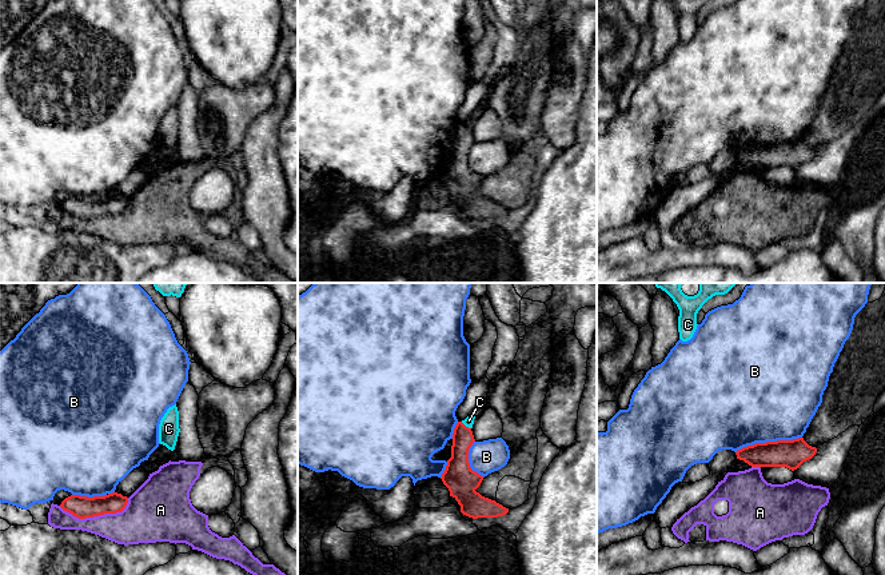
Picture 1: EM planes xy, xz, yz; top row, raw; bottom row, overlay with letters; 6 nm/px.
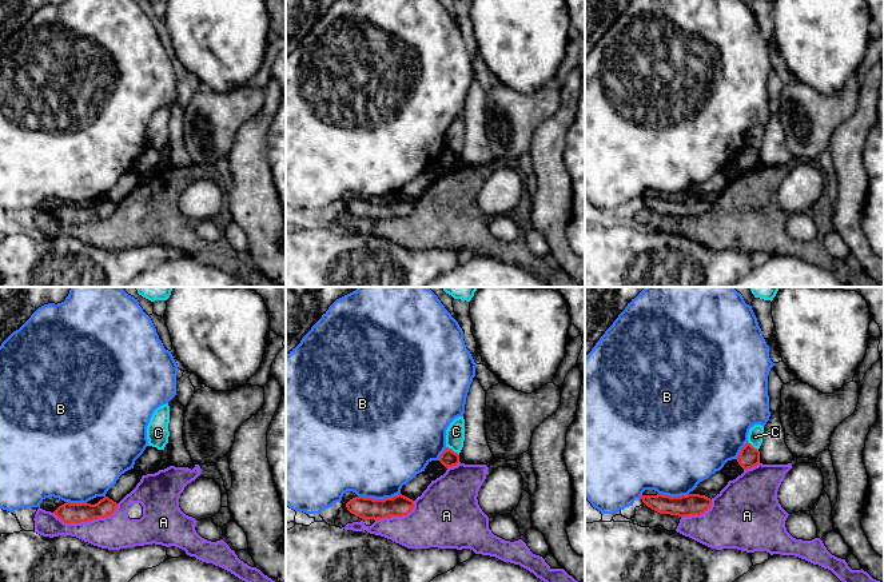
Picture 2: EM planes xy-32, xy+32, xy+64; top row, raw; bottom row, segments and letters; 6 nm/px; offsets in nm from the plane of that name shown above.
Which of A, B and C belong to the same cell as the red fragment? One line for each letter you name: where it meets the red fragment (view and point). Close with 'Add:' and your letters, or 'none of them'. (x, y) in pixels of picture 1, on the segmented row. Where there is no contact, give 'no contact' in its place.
Add: none of them

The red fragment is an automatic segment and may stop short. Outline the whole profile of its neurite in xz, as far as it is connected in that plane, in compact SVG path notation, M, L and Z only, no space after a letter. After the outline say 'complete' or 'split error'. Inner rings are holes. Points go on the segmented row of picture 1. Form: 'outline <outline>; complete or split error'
outline M458 422L453 434L451 458L440 479L463 515L473 519L503 516L509 508L475 491L483 476L473 471L469 463L469 450L474 442L471 428Z; complete

